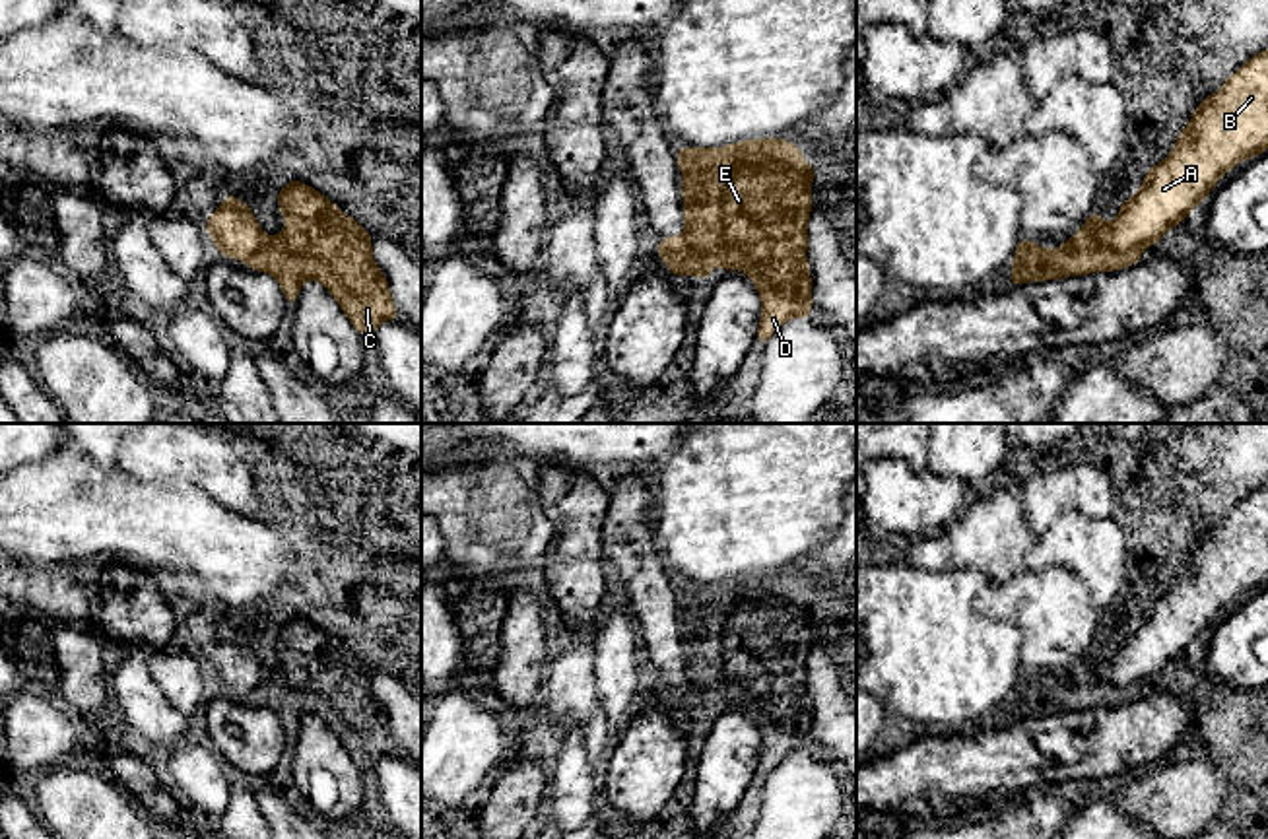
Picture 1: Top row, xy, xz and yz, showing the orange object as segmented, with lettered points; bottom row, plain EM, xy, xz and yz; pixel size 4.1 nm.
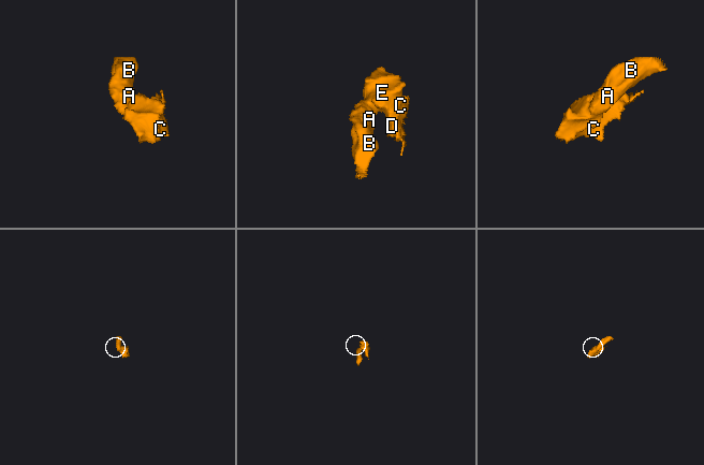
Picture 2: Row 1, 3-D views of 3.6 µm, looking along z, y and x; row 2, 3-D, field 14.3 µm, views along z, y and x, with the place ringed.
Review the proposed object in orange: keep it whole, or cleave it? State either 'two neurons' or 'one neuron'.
two neurons

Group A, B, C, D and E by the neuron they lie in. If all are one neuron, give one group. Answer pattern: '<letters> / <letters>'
A B / C D E

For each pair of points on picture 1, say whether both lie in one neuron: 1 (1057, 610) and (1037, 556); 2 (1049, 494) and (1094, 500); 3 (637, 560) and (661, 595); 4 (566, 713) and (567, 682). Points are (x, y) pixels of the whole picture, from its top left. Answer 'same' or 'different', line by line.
1: different
2: same
3: same
4: same

